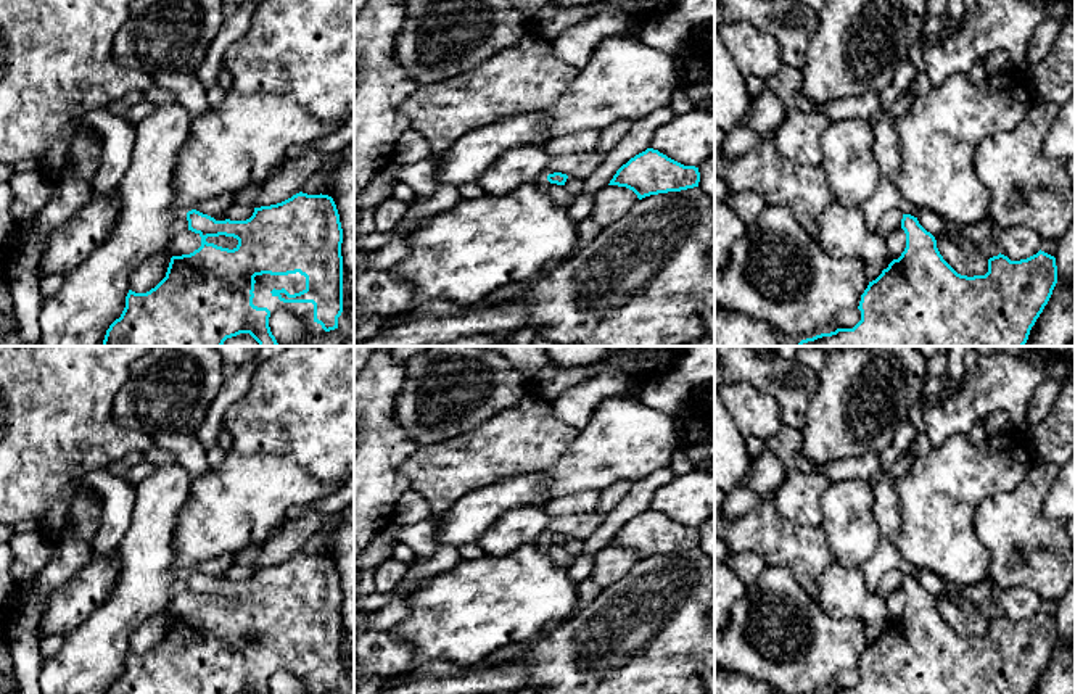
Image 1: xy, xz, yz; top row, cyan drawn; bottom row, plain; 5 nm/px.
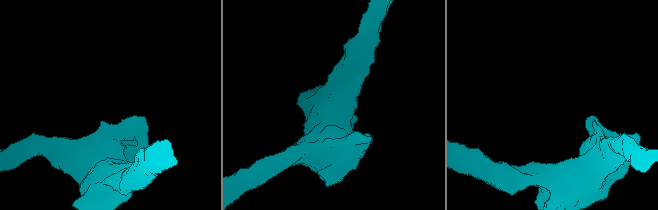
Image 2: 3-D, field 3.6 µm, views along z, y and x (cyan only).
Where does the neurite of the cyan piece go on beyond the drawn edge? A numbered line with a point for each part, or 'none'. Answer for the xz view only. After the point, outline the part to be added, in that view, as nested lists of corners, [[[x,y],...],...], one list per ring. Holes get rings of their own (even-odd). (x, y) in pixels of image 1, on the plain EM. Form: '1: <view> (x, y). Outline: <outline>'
none

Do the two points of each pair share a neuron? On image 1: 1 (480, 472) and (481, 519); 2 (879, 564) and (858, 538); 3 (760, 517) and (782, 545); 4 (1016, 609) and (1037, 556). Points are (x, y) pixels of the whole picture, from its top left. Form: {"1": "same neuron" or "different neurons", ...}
{"1": "different neurons", "2": "different neurons", "3": "same neuron", "4": "different neurons"}

